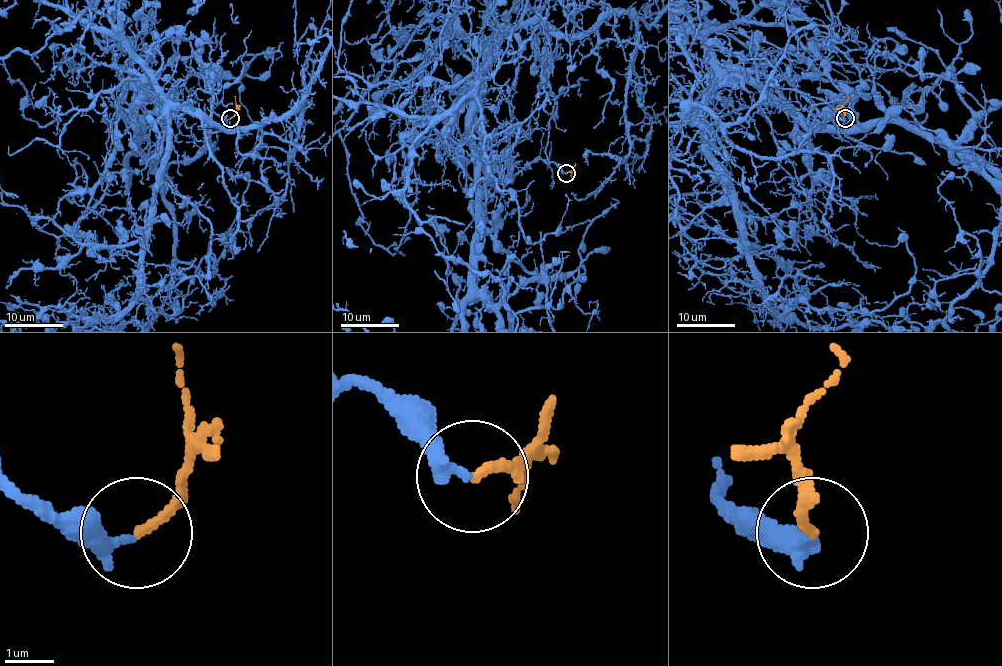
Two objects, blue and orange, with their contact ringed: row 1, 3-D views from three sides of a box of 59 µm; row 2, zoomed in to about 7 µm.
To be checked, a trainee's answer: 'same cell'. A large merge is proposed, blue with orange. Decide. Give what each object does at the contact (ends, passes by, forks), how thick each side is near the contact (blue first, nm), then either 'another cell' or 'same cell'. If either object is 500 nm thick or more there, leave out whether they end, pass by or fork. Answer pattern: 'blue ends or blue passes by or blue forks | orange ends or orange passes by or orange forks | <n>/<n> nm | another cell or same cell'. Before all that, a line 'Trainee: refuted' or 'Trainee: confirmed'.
Trainee: confirmed
blue ends | orange ends | 360/200 nm | same cell

